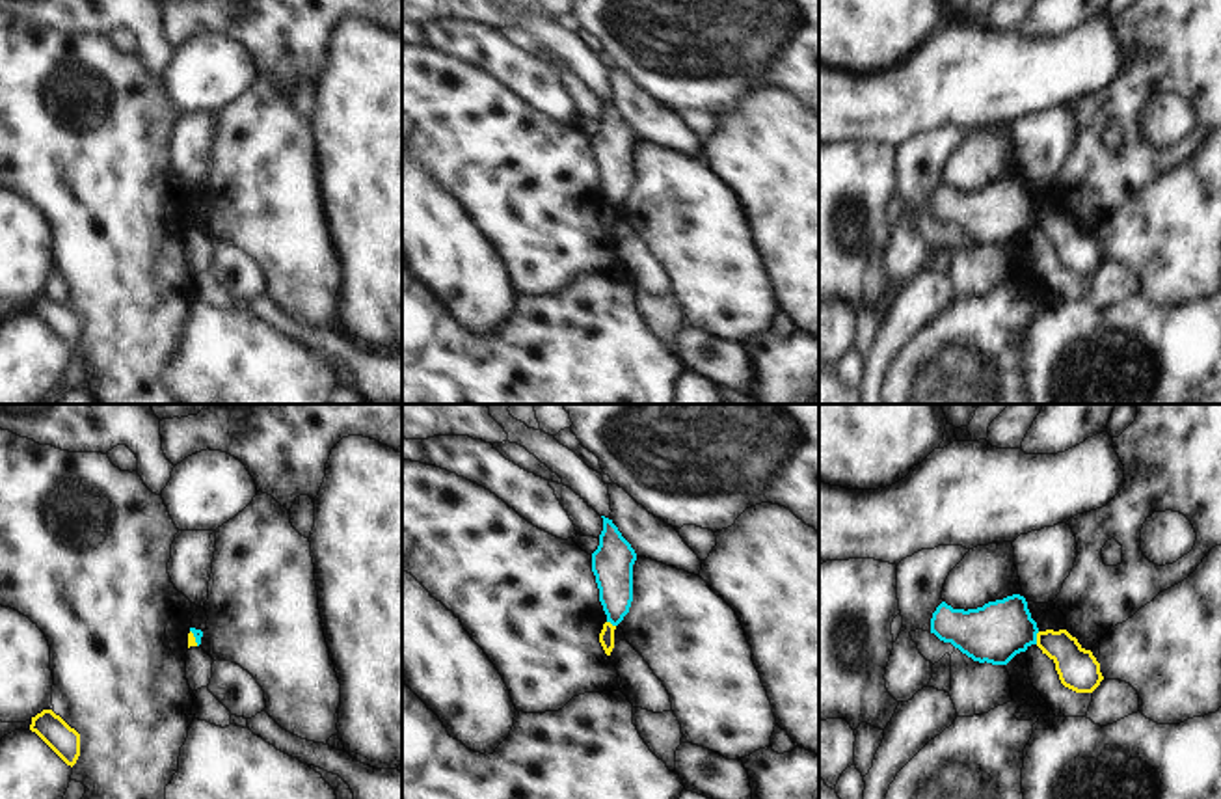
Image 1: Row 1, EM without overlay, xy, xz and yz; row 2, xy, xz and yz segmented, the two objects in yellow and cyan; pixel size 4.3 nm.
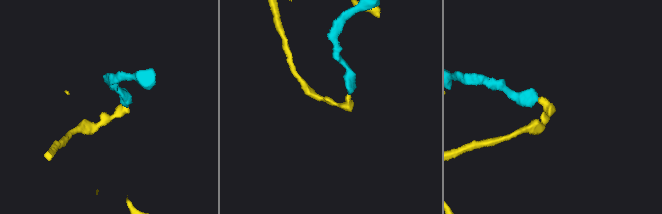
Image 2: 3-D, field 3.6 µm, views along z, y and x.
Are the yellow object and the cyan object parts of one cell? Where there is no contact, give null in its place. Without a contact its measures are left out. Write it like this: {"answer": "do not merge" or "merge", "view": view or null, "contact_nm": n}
{"answer": "do not merge", "view": "yz", "contact_nm": 60}

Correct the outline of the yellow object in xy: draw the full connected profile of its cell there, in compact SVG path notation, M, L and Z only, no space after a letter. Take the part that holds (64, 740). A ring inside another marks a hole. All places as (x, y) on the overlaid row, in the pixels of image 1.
M43 710L32 717L30 730L35 732L67 765L74 765L80 756L80 734L71 728L52 710Z

